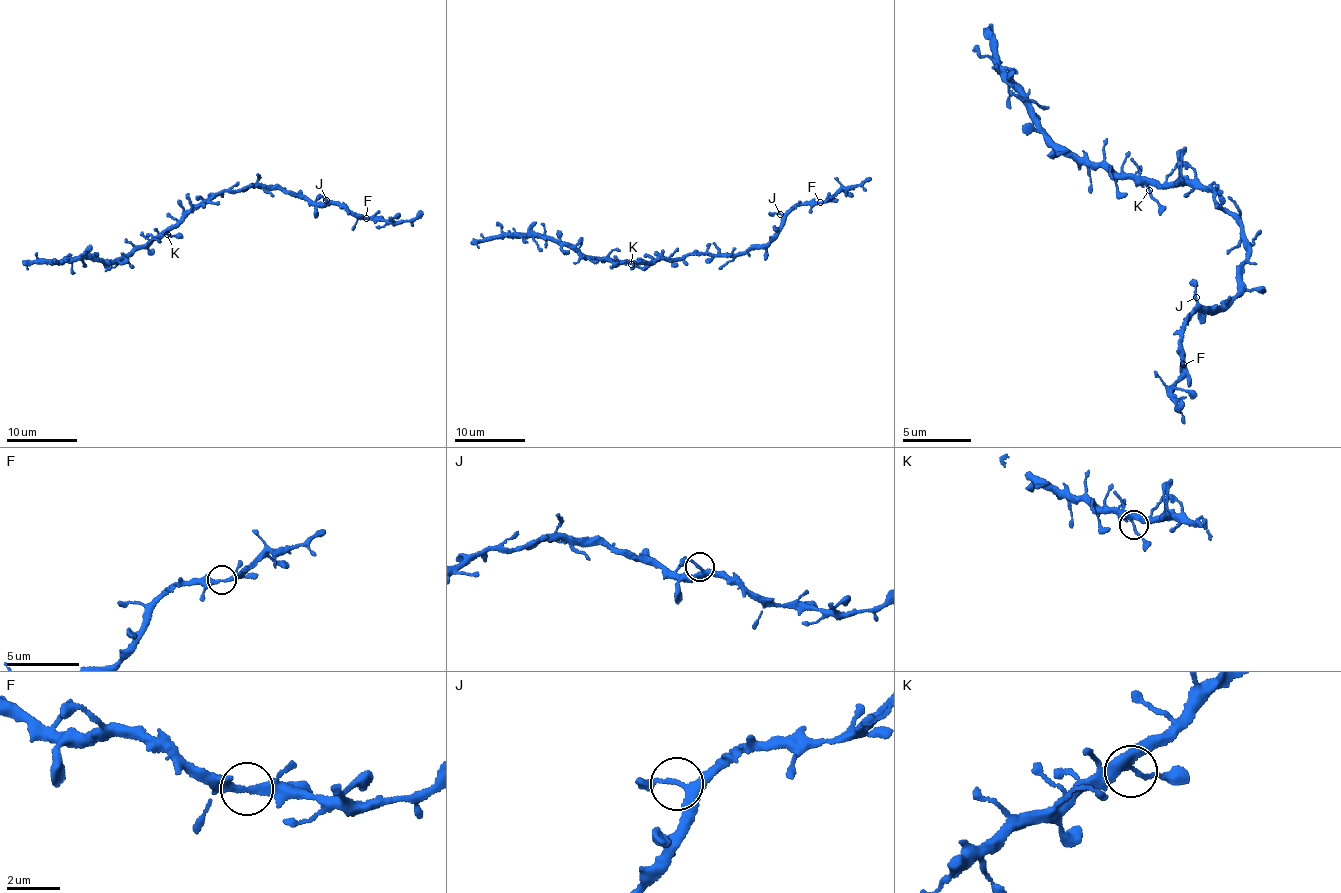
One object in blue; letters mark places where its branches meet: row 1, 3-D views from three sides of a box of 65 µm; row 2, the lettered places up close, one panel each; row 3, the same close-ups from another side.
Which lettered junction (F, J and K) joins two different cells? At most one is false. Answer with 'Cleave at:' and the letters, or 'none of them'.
Cleave at: none of them

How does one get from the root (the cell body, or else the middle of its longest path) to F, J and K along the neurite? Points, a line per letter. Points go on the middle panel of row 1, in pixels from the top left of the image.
F: (672, 258), (705, 253), (708, 256), (733, 254), (755, 249), (774, 236), (796, 207), (820, 202)
J: (672, 258), (705, 253), (708, 256), (733, 254), (755, 249), (774, 236), (782, 217), (780, 214)
K: (672, 258), (631, 264)

